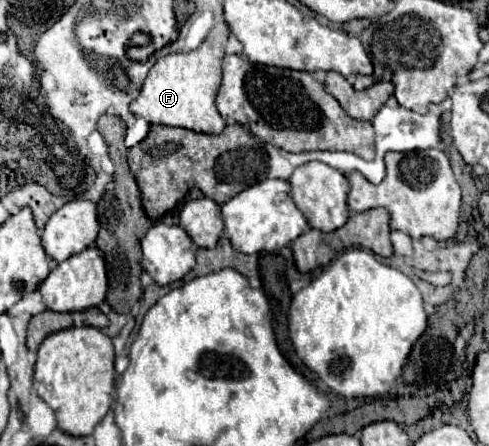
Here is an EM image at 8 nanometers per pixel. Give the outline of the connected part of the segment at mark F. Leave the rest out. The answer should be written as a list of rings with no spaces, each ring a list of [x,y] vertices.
[[[215,25],[207,39],[189,53],[178,53],[178,43],[168,44],[157,51],[157,63],[149,71],[145,85],[139,97],[131,103],[131,111],[137,117],[147,119],[149,123],[167,125],[167,127],[183,127],[197,133],[221,133],[225,129],[225,119],[219,115],[215,107],[215,95],[221,85],[221,61],[225,55],[225,43],[229,37],[229,25]]]

